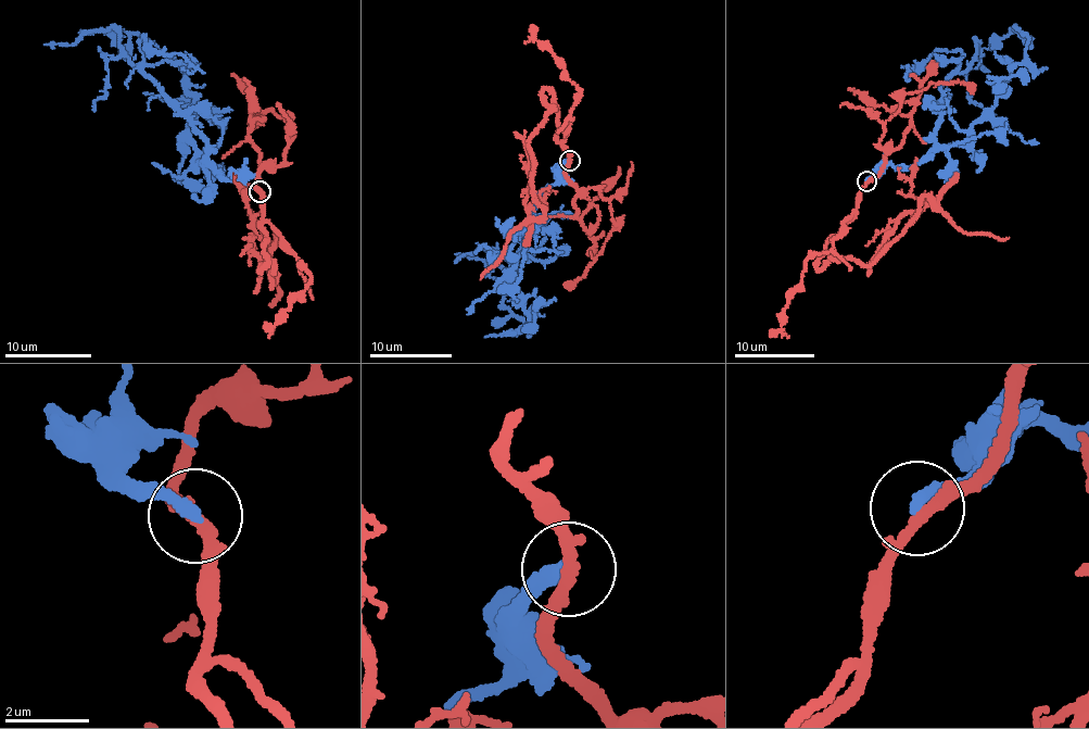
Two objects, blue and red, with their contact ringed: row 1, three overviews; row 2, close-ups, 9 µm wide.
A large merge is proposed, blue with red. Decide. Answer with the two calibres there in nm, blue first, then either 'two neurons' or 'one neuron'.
280 nm thick on the blue side, 240 nm on the other; two neurons

